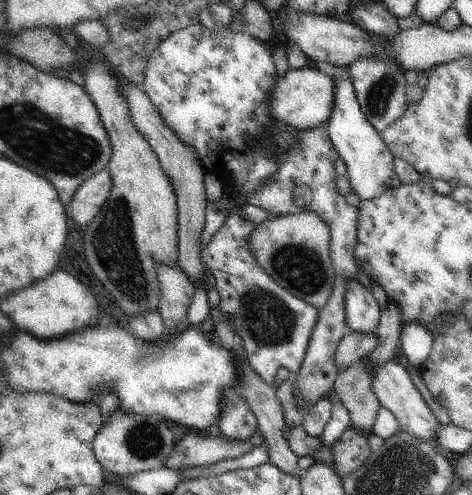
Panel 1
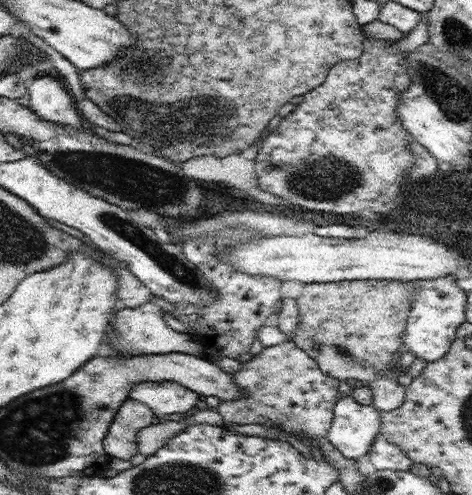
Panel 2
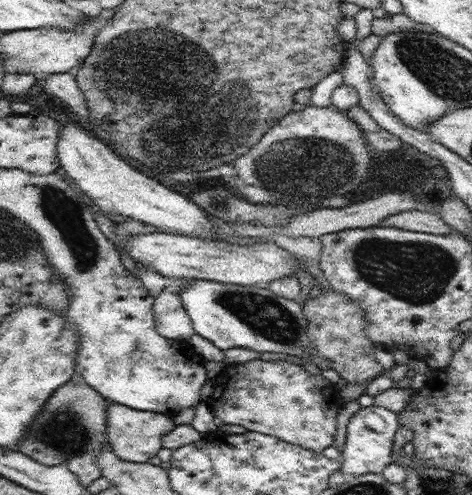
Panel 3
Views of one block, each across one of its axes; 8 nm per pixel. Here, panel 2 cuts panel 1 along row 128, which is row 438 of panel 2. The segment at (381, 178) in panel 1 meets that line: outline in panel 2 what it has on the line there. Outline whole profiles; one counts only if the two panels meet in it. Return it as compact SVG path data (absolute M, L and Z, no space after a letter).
M351 396L339 398L333 408L333 424L327 432L327 440L345 458L357 460L369 454L375 436L381 430L379 414L373 406L361 406Z

